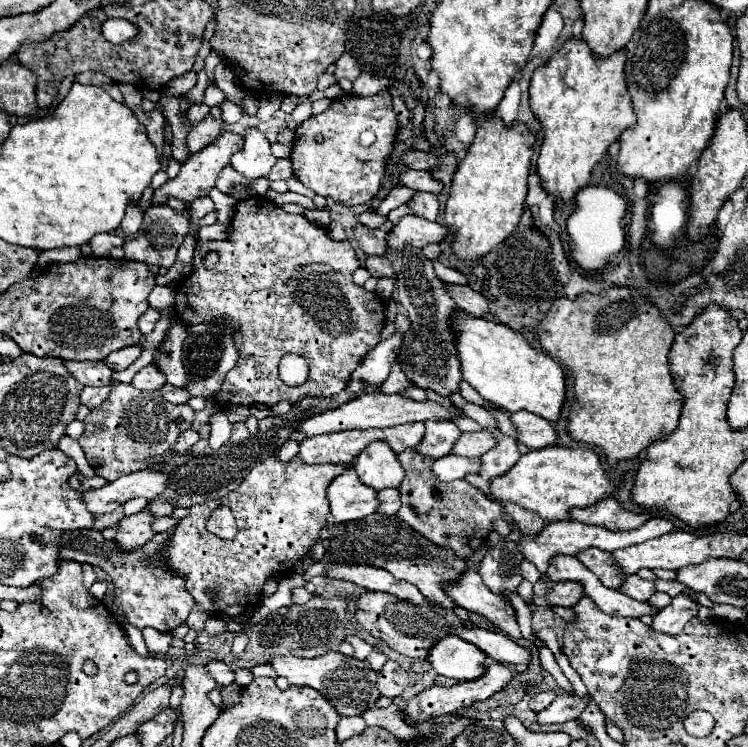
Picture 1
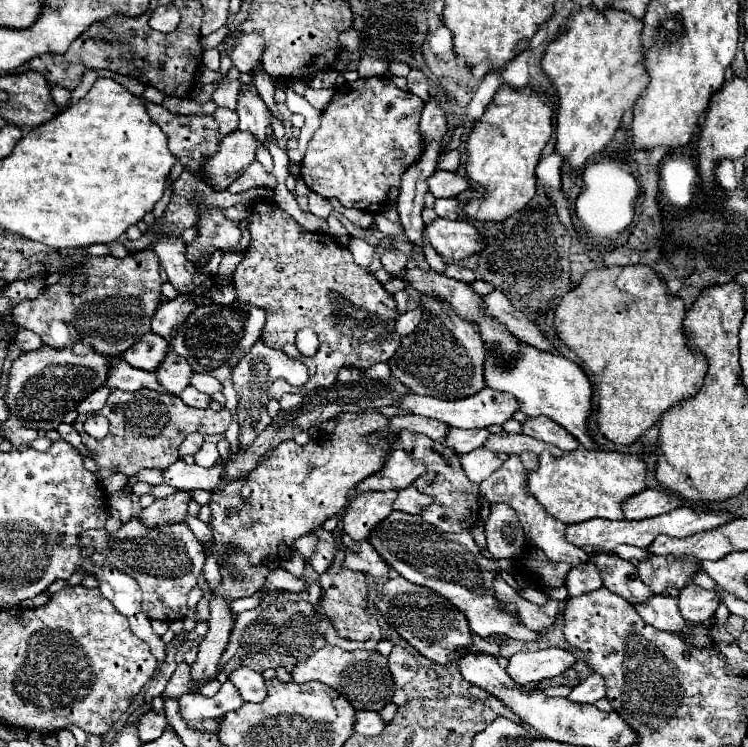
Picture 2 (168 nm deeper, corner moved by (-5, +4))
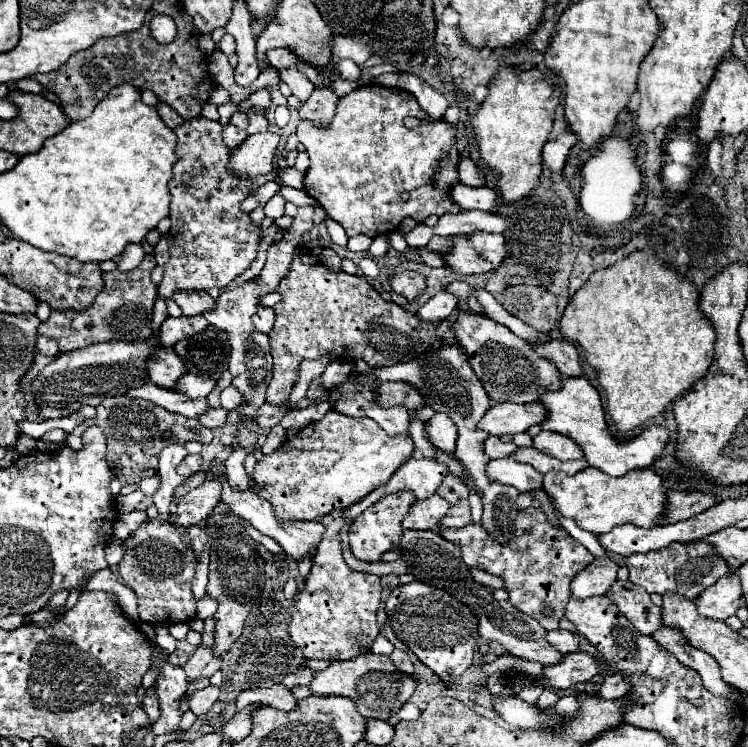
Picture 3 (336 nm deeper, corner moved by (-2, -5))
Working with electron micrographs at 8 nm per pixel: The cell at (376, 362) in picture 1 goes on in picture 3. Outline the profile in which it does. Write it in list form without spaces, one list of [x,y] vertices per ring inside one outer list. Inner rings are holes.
[[[440,291],[424,307],[420,307],[418,315],[426,321],[442,321],[448,319],[458,307],[460,307],[460,299],[454,293]]]

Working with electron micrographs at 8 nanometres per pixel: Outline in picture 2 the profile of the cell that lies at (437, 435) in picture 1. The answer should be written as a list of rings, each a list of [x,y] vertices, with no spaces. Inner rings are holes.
[[[449,428],[445,434],[445,446],[453,448],[457,454],[465,454],[465,452],[471,452],[475,448],[481,448],[487,438],[489,438],[489,432],[483,428],[481,430]]]

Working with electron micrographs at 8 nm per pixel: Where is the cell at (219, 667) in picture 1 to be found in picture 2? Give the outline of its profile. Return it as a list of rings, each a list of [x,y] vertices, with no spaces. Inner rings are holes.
[[[241,666],[229,672],[229,680],[239,688],[241,698],[245,702],[261,702],[267,696],[263,676],[259,672],[253,672],[247,666]]]

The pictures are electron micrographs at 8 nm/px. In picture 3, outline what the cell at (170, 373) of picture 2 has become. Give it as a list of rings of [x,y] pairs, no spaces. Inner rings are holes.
[[[186,373],[182,379],[178,379],[176,389],[184,395],[188,395],[190,399],[200,399],[200,397],[208,397],[210,391],[214,391],[216,387],[216,379],[210,377],[200,377],[200,375],[192,375]]]

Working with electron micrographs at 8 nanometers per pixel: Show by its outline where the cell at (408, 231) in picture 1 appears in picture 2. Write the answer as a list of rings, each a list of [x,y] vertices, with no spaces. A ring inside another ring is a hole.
[[[437,218],[425,224],[425,228],[427,228],[427,238],[431,246],[445,260],[457,262],[461,258],[477,254],[483,248],[477,228],[471,226],[469,222]]]

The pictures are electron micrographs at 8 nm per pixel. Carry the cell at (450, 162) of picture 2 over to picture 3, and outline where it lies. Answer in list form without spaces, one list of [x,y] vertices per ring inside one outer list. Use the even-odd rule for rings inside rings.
[[[462,159],[460,165],[458,165],[458,173],[460,173],[460,183],[466,183],[466,185],[474,185],[474,187],[480,187],[486,183],[486,175],[484,171],[472,161],[472,159]]]

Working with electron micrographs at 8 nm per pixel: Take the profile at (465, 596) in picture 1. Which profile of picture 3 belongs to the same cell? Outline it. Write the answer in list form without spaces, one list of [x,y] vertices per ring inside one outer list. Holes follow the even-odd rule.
[[[562,629],[550,631],[550,633],[546,635],[546,639],[548,639],[550,643],[554,643],[554,647],[556,647],[560,653],[564,653],[564,655],[566,655],[566,653],[576,653],[578,647],[580,647],[578,637],[576,637],[574,633],[562,631]]]

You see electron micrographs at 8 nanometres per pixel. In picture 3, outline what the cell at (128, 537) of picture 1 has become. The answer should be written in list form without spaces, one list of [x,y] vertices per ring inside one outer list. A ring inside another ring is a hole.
[[[204,481],[196,489],[188,491],[188,495],[184,495],[178,503],[178,523],[182,527],[190,527],[204,521],[216,507],[220,497],[222,485],[218,481]]]

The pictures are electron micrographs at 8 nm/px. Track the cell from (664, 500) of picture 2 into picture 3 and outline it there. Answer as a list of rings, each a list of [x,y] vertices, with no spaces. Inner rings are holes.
[[[668,491],[668,509],[664,523],[686,521],[710,507],[714,507],[720,499],[716,495],[704,491]]]

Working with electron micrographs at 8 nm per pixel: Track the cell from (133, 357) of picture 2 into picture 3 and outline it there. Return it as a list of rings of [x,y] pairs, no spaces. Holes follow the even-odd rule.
[[[158,347],[154,359],[148,361],[148,371],[154,385],[176,389],[176,381],[186,373],[186,367],[172,349],[166,351],[164,347]]]

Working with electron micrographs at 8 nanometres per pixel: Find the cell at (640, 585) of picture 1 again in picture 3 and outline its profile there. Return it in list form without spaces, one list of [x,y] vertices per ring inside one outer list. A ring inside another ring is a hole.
[[[704,539],[692,543],[672,543],[664,549],[644,555],[630,555],[626,559],[626,567],[630,571],[630,581],[642,585],[648,593],[664,595],[666,591],[674,591],[688,599],[696,599],[706,587],[730,573],[726,559],[718,559],[718,555],[714,555],[714,547],[704,543]]]

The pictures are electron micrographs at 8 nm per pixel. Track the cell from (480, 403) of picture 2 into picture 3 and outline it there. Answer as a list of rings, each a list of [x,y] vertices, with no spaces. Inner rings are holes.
[[[496,403],[478,423],[478,429],[490,435],[516,435],[528,431],[532,425],[540,425],[546,419],[546,407],[540,403],[514,405],[514,403]]]

